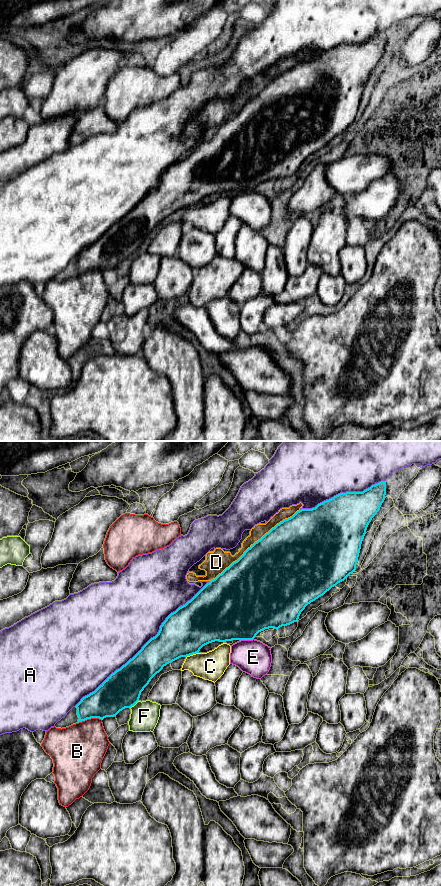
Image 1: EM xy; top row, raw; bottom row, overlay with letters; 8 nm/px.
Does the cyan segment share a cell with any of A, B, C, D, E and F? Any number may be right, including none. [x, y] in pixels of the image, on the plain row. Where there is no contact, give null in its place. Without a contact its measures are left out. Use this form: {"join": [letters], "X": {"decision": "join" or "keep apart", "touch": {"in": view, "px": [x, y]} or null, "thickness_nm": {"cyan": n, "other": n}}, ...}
{"join": [], "A": {"decision": "keep apart", "touch": {"in": "xy", "px": [145, 196]}, "thickness_nm": {"cyan": 300, "other": 500}}, "B": {"decision": "keep apart", "touch": {"in": "xy", "px": [89, 270]}, "thickness_nm": {"cyan": 260, "other": 400}}, "C": {"decision": "keep apart", "touch": {"in": "xy", "px": [192, 206]}, "thickness_nm": {"cyan": 360, "other": 220}}, "D": {"decision": "keep apart", "touch": {"in": "xy", "px": [255, 94]}, "thickness_nm": {"cyan": 500, "other": 110}}, "E": {"decision": "keep apart", "touch": {"in": "xy", "px": [246, 191]}, "thickness_nm": {"cyan": 500, "other": 280}}, "F": {"decision": "keep apart", "touch": {"in": "xy", "px": [134, 256]}, "thickness_nm": {"cyan": 300, "other": 220}}}

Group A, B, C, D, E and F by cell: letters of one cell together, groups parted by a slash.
A / B / C / D / E / F

